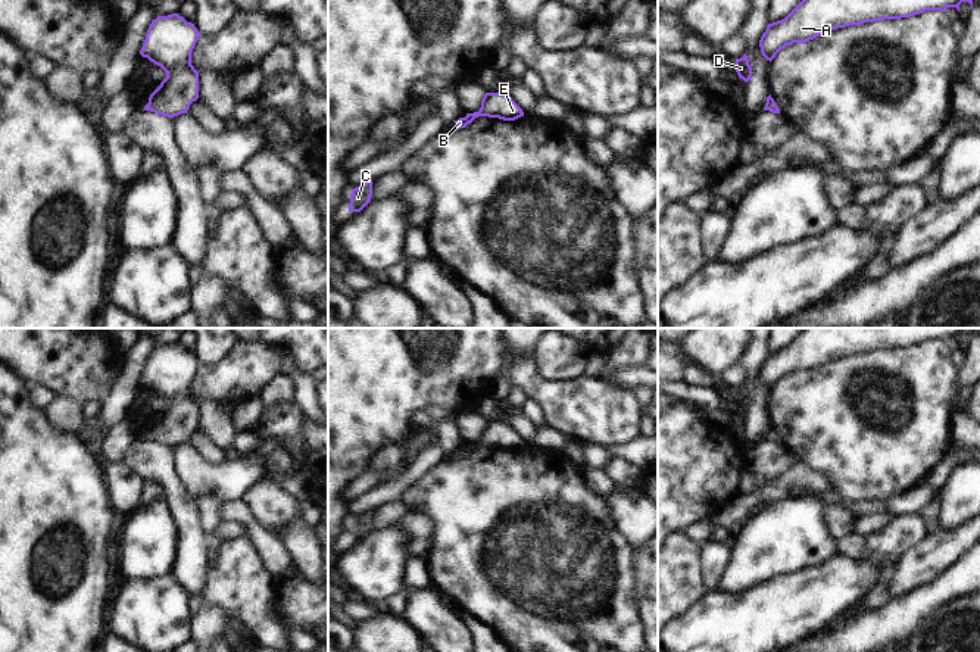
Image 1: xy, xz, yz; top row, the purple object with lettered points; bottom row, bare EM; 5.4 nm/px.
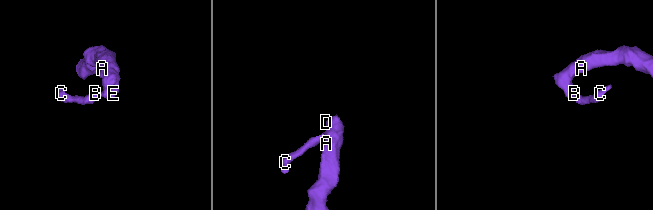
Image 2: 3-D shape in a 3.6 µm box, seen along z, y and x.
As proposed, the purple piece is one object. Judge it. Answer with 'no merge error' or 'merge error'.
no merge error

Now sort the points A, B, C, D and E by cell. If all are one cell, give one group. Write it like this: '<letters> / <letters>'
A B C D E

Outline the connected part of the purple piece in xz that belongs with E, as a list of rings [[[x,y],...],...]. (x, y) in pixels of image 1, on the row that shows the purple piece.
[[[486,93],[478,112],[466,113],[465,118],[453,121],[459,128],[465,128],[478,116],[499,118],[503,121],[515,121],[524,116],[522,109],[512,100],[509,94]]]

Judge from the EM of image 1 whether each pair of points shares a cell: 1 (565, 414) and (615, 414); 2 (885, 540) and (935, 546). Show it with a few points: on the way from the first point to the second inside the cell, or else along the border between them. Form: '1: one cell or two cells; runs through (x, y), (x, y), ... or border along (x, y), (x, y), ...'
1: one cell; runs through (577, 414), (604, 414)
2: two cells; border along (929, 533), (899, 557)

